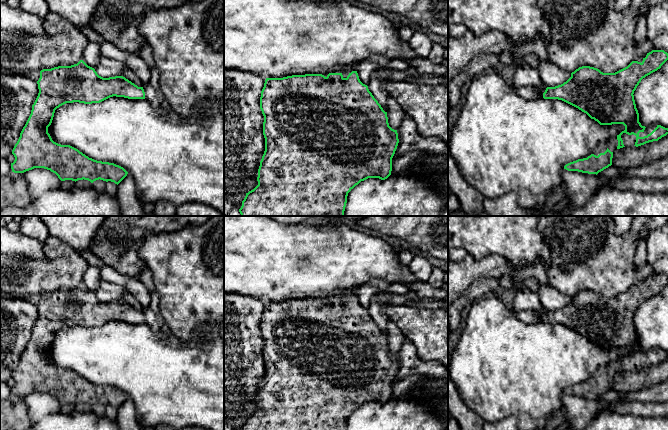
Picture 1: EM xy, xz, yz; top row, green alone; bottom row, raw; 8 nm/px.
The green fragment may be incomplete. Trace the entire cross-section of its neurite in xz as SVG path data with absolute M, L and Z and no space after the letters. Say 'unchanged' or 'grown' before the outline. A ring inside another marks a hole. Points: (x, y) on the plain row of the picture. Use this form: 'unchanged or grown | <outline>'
unchanged | M352 295L346 302L343 301L342 297L329 297L326 301L322 298L305 298L292 299L283 302L266 302L264 311L261 315L260 333L264 340L263 359L265 362L265 375L260 385L260 390L258 393L258 409L253 414L246 417L246 420L242 425L242 430L346 430L348 417L361 405L364 405L368 402L379 402L381 404L385 404L391 399L392 382L395 378L395 375L399 367L398 357L397 354L394 354L389 350L387 336L383 334L381 329L374 322L372 317L369 315L368 310L360 305L357 295Z

